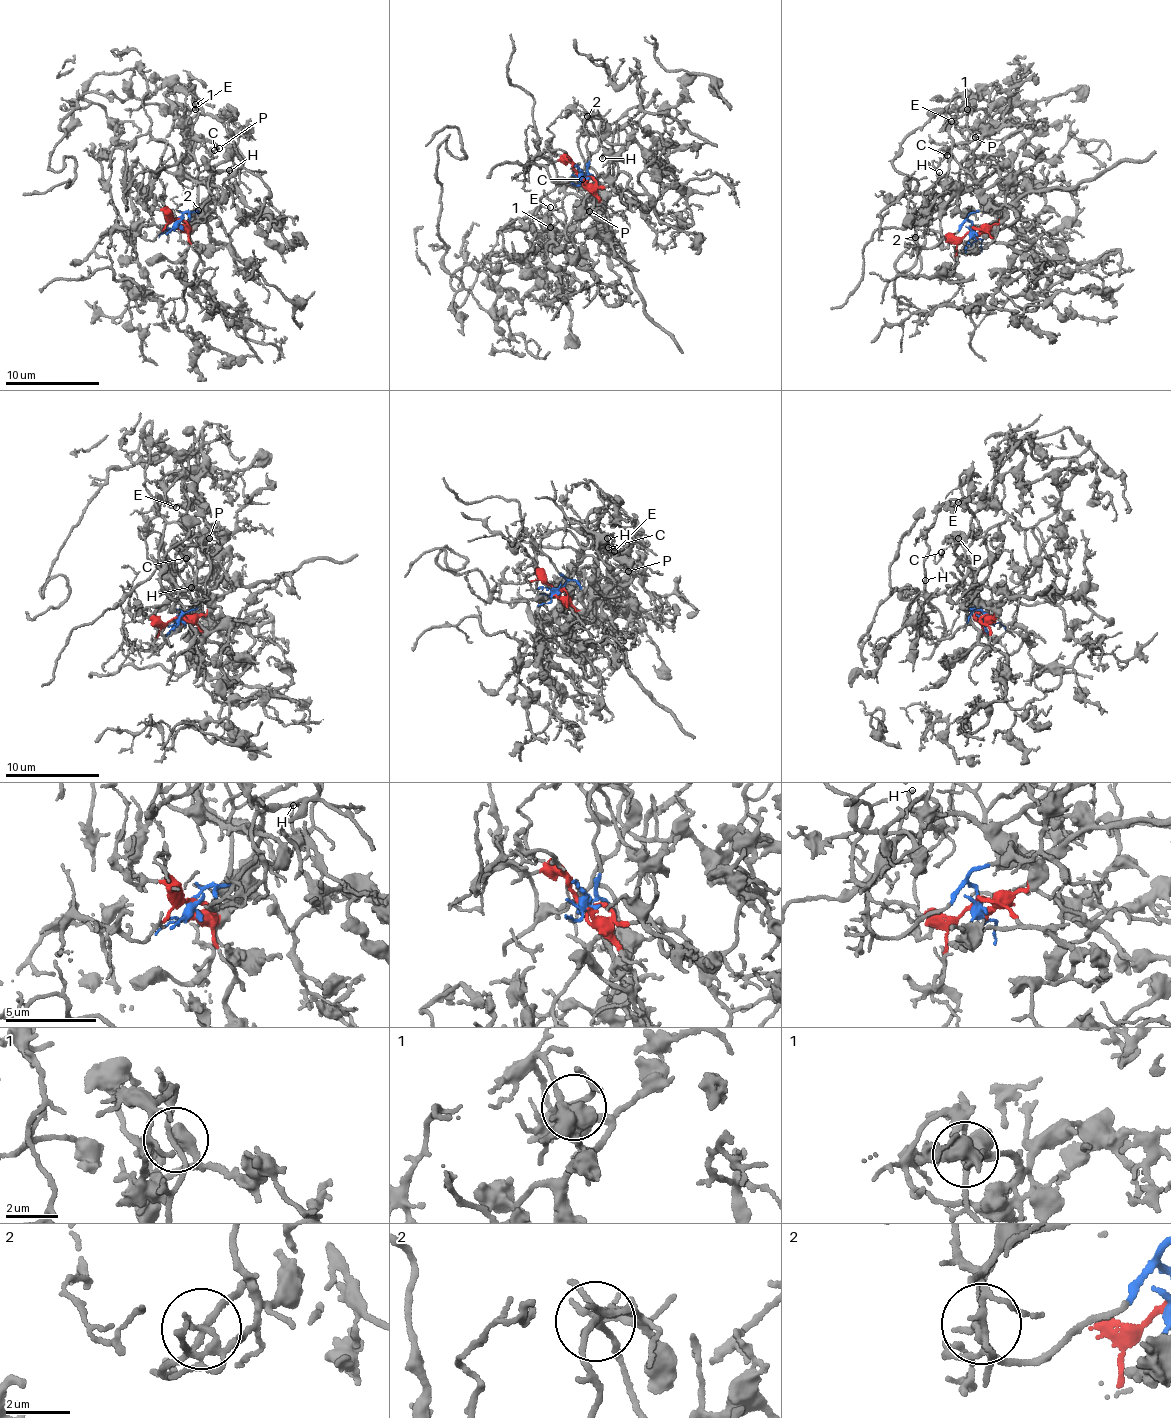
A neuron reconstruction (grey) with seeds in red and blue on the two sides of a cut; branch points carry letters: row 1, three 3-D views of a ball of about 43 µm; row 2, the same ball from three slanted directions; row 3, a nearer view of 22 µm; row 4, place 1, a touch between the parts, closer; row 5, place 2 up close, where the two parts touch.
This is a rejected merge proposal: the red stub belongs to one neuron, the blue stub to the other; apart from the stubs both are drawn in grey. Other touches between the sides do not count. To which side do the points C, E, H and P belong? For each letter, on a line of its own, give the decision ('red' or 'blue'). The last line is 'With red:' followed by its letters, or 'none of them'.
C: blue
E: blue
H: blue
P: blue
With red: none of them

